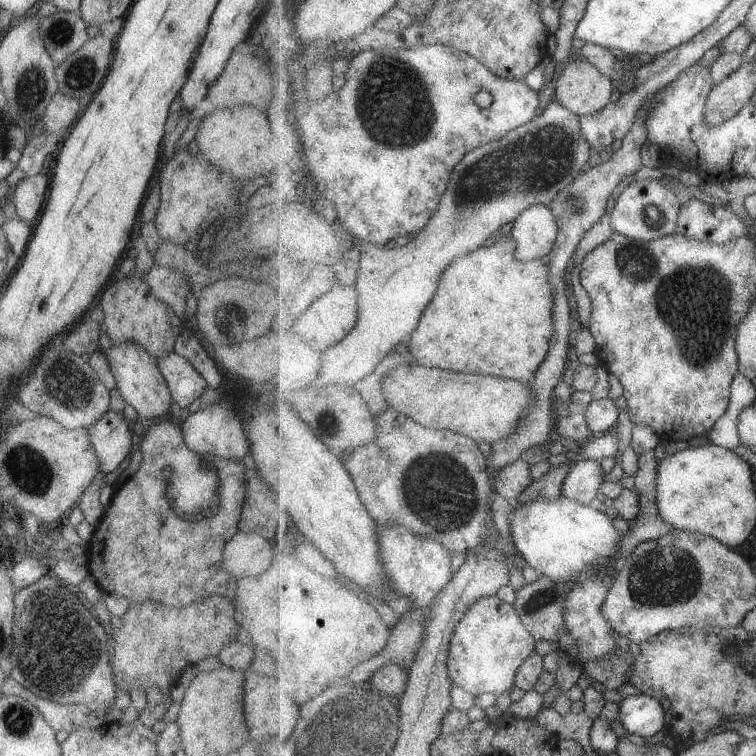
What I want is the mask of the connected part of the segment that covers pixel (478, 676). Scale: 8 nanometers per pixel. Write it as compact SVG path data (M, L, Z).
M496 595L477 600L457 624L451 640L448 658L451 684L473 696L508 693L516 686L519 668L535 653L536 641L513 604L499 600Z

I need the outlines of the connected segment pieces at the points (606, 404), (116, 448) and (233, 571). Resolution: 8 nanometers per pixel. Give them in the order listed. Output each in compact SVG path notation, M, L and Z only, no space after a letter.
M609 397L594 400L584 411L593 437L612 433L619 418L619 411Z
M107 411L87 426L89 444L99 460L99 472L109 474L121 464L131 447L131 424L120 412Z
M237 531L222 549L222 567L235 579L265 572L277 546L255 533Z

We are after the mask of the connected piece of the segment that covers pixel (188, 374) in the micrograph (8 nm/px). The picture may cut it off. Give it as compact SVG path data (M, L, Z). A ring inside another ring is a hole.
M175 351L156 358L156 365L166 382L170 398L181 409L198 400L207 386L193 366Z

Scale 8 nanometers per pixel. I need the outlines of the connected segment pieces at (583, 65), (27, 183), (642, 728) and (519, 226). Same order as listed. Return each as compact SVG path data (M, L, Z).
M571 60L552 76L552 79L556 83L554 92L557 100L579 116L595 114L611 102L614 90L612 79L589 60Z
M43 173L35 176L27 176L14 186L11 200L16 210L16 217L32 225L38 220L45 198L49 178Z
M647 694L629 695L618 700L620 711L618 718L628 735L649 738L663 730L665 726L665 708L659 699Z
M531 205L514 222L511 236L518 241L515 256L529 261L549 255L559 234L558 218L550 206Z

